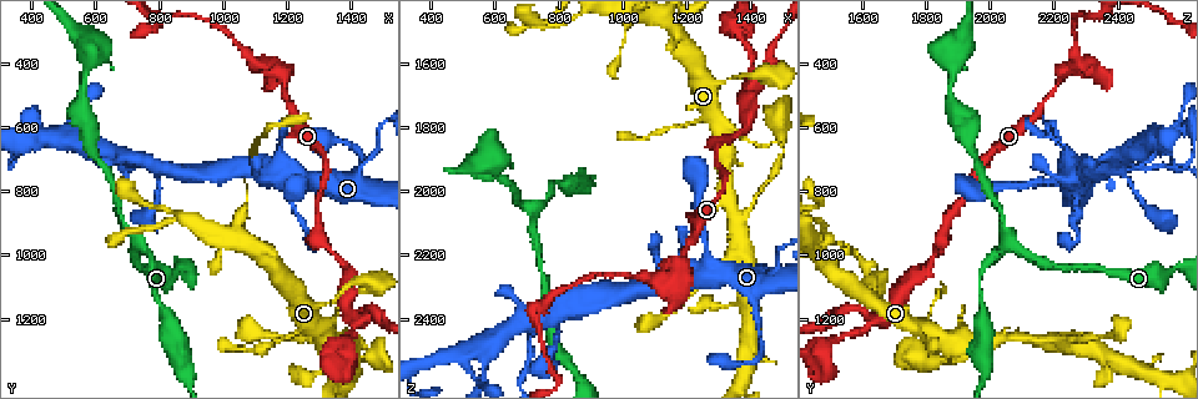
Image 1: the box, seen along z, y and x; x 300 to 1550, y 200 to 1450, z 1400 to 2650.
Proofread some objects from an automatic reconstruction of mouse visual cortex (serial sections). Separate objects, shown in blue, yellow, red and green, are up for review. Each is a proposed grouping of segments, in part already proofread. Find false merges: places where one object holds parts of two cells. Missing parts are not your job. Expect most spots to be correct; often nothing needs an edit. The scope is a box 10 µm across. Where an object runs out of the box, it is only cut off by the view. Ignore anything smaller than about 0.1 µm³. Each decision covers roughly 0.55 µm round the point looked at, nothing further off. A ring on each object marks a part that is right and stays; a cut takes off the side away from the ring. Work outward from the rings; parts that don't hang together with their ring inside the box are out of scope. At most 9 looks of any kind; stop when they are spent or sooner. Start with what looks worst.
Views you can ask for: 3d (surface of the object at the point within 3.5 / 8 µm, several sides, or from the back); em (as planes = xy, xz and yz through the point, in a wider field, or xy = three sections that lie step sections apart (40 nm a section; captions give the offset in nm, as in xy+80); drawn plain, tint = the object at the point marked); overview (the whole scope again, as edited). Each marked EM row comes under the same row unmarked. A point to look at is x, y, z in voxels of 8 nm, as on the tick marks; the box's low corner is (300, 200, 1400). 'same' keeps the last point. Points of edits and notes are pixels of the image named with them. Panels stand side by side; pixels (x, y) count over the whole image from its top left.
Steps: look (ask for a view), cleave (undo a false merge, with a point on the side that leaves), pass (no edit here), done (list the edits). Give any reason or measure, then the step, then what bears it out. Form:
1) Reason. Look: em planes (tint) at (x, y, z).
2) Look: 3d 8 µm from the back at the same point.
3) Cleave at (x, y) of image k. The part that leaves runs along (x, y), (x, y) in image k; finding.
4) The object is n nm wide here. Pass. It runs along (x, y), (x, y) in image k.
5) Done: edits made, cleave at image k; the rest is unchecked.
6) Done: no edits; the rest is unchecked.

Side arm on a straight run. Look: 3d 3.5 µm from the back at (1340, 1250, 2060).

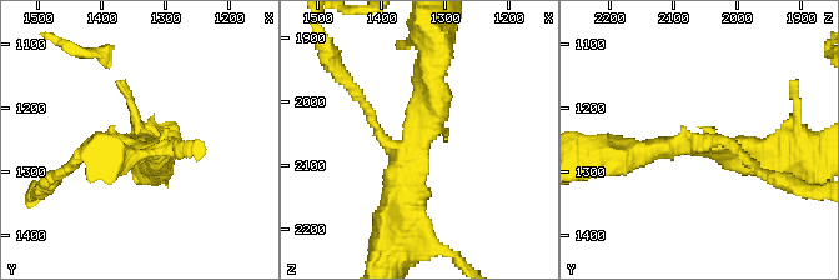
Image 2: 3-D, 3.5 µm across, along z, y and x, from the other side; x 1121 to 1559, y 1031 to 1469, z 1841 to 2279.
3 arms meet here; the arms are 150, 300, 350 nm wide. Look: em xy step 1 (tint) at (1335, 1255, 2060).

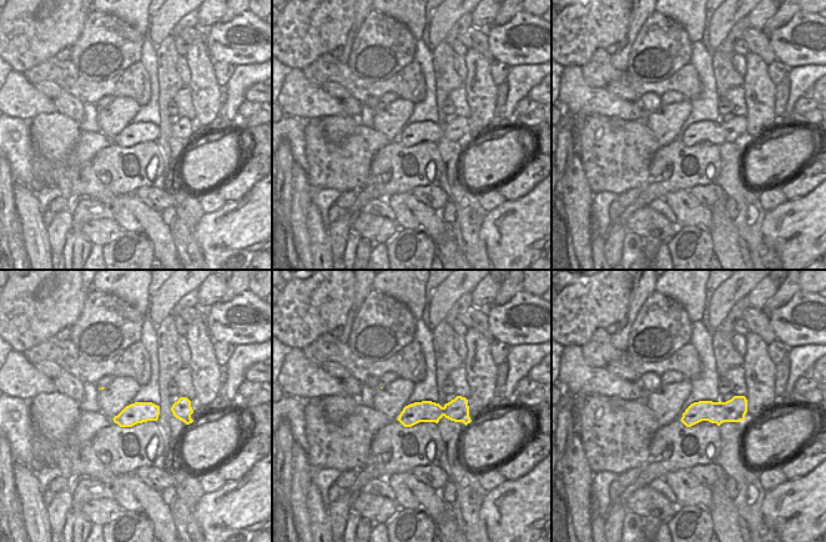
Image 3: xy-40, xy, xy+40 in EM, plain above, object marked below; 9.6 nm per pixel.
Cut it another way. Look: em planes (tint) at the same point.

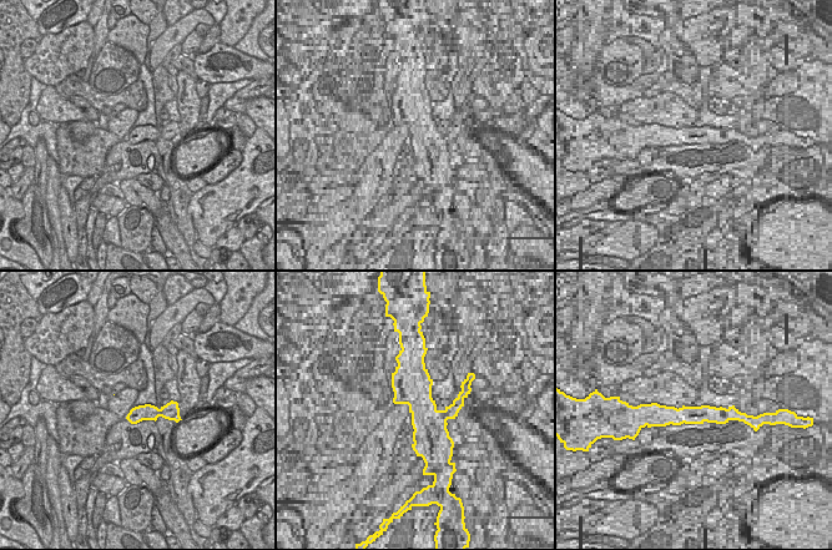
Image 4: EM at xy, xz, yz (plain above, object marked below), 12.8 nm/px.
Pass. It runs along (176, 414), (139, 413), (130, 417) in image 4; one cell here.

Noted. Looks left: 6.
A fork. Look: 3d 3.5 µm at (1420, 1190, 1650).

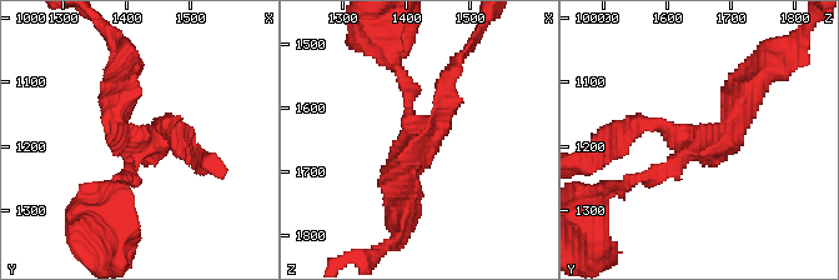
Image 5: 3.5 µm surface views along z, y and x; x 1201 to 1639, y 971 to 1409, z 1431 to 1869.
3 arms meet here; the arms are 200, 200, 350 nm wide. Look: em planes (tint) at (1415, 1195, 1655).

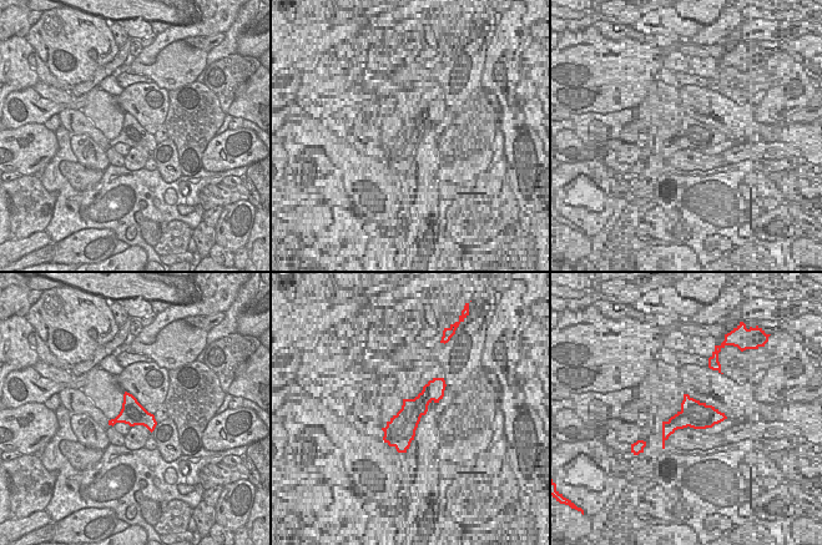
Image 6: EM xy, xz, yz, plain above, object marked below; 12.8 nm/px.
Pass. It runs along (748, 91), (723, 138), (633, 180) in image 5; all the same cell.

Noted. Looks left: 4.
Thick turns thin. Look: 3d 3.5 µm at (1180, 420, 2260).

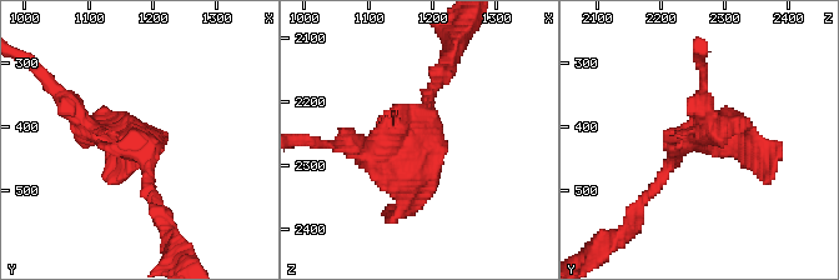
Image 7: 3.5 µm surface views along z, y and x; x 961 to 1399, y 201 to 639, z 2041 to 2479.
Look: em xy step 2 (tint) at (1175, 410, 2250).

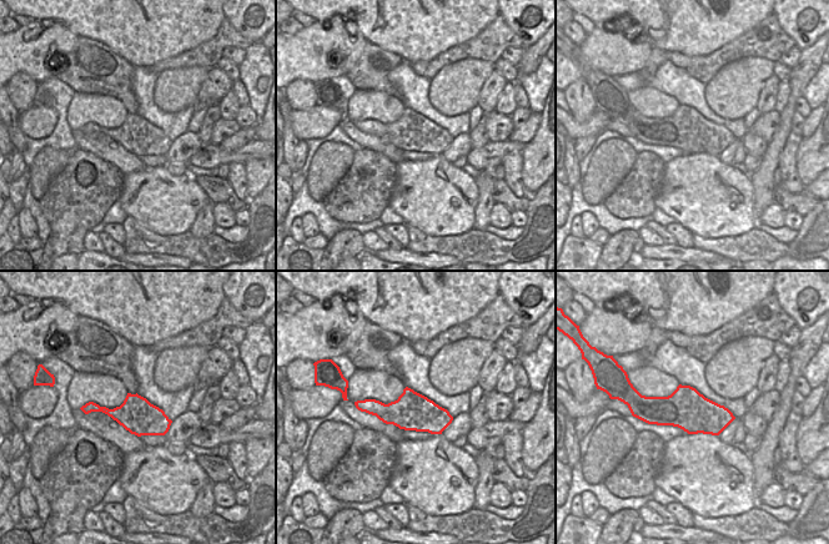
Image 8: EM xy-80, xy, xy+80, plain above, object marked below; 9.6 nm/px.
Pass. It runs along (154, 196), (135, 135), (66, 100) in image 7; continuous, no second cell.

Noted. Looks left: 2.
Looks like a crossing. Look: 3d 3.5 µm at (500, 640, 2510).

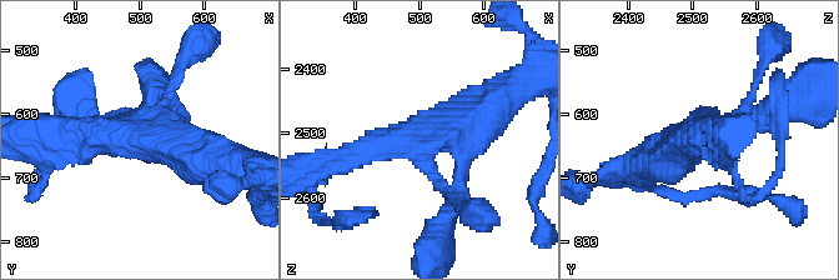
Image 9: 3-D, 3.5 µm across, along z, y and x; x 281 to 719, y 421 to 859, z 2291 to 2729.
4 arms meet here; the arms are 150, 200, 300, 500 nm wide. Look: em xy step 3 (tint) at (505, 630, 2505).

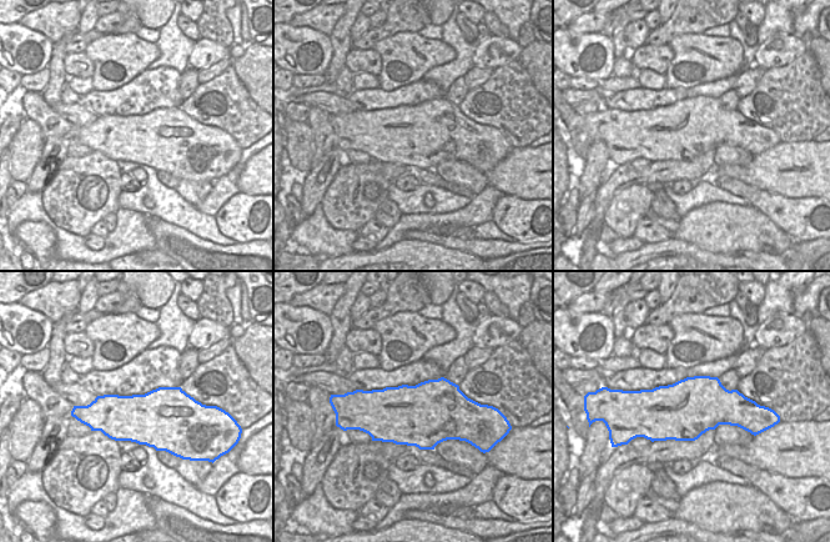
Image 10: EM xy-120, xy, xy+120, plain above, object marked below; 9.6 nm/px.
Pass. It runs along (492, 106), (466, 125), (340, 160) in image 9; continuous, no second cell.

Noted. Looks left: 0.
Done: no edits; the rest is unchecked.

